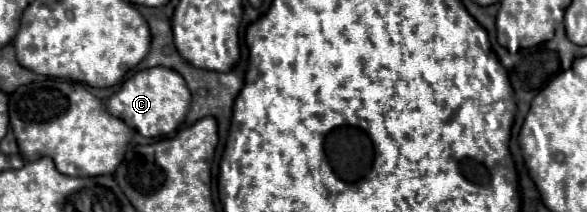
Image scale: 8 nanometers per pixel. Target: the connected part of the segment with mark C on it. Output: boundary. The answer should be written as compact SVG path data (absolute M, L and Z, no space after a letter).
M151 67L129 77L121 85L121 89L109 97L107 111L123 119L131 129L139 131L141 135L155 138L173 133L183 123L189 103L191 93L185 85L185 79L177 71L167 67Z

